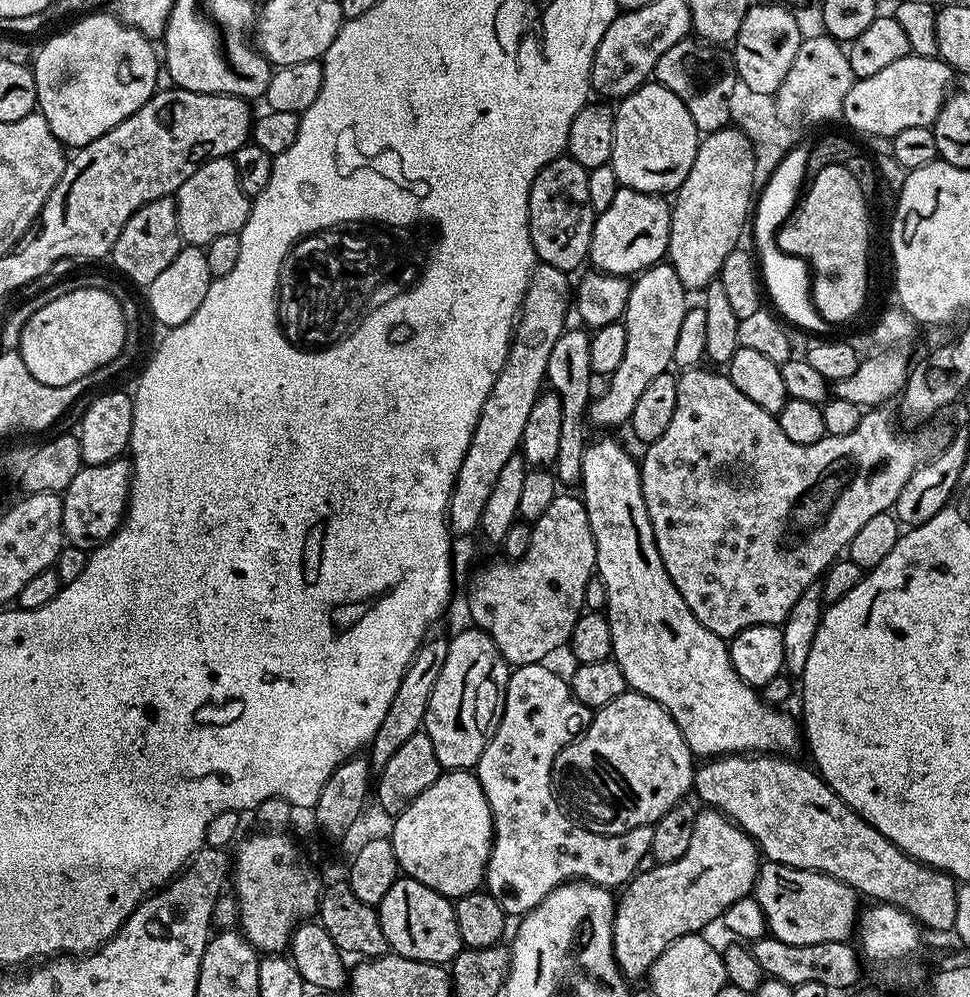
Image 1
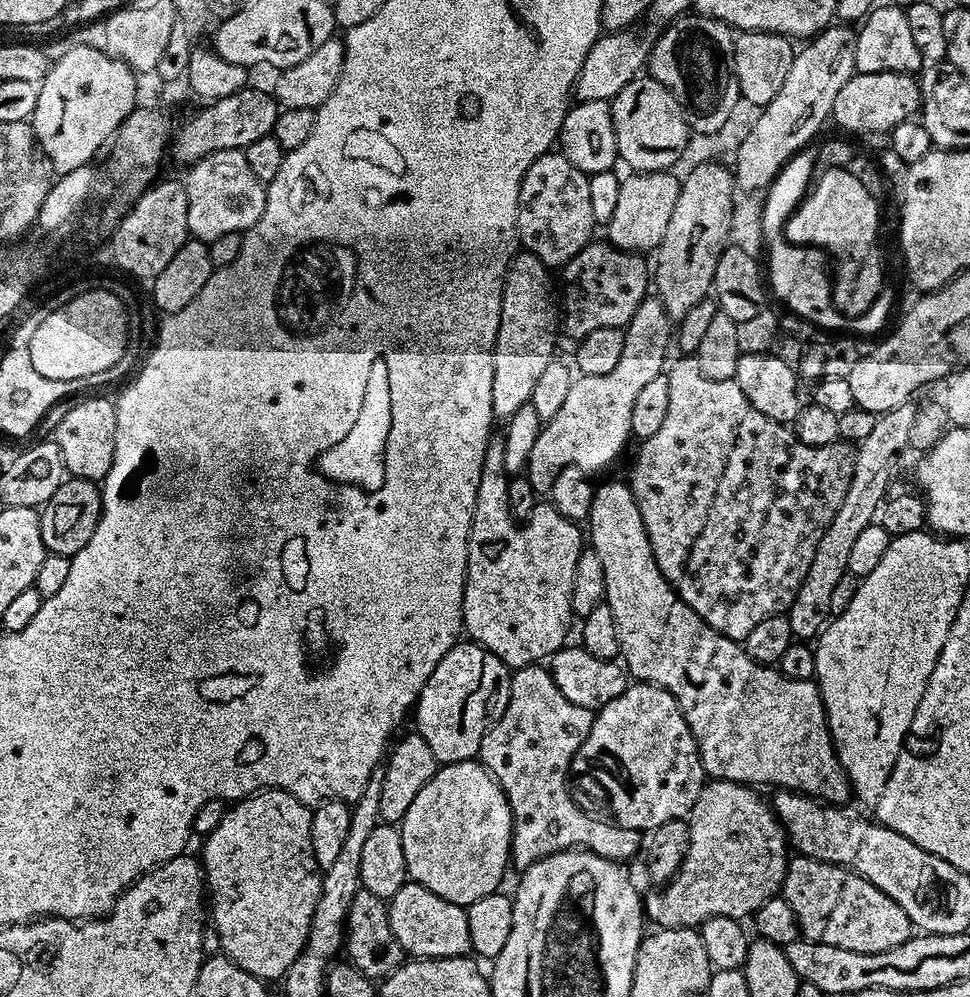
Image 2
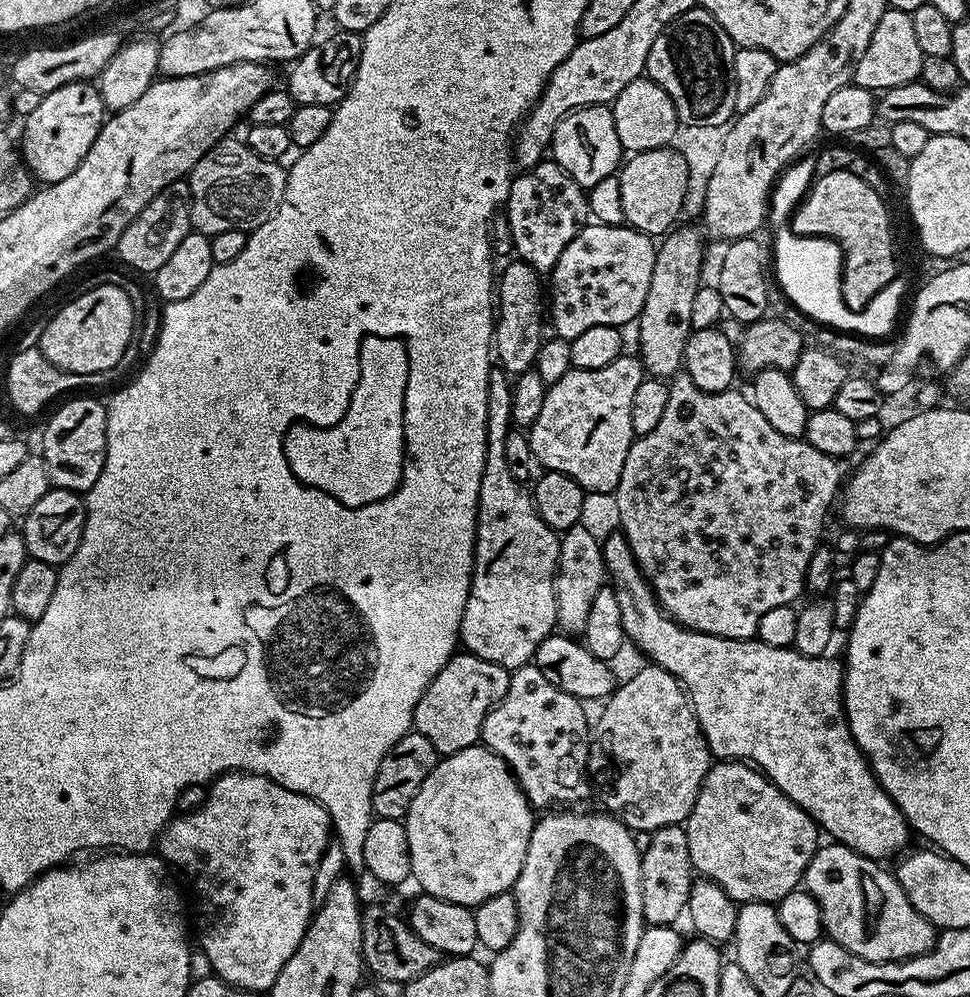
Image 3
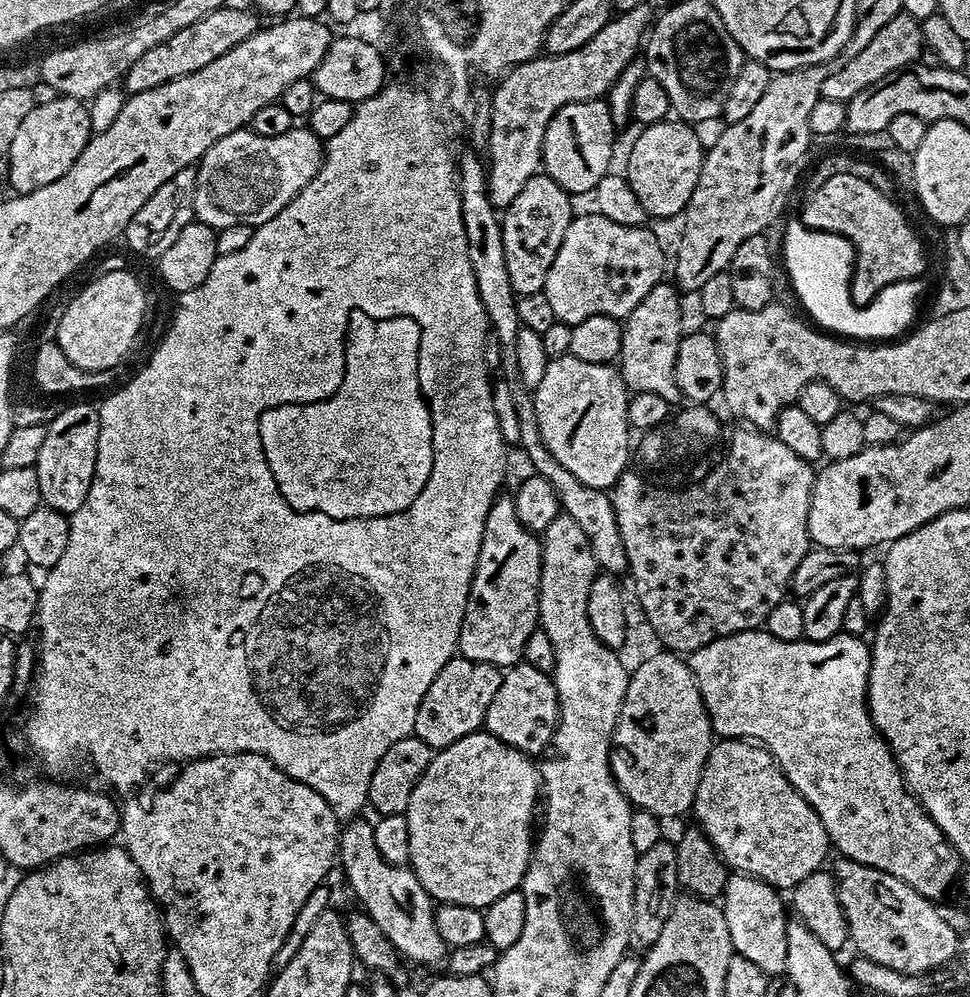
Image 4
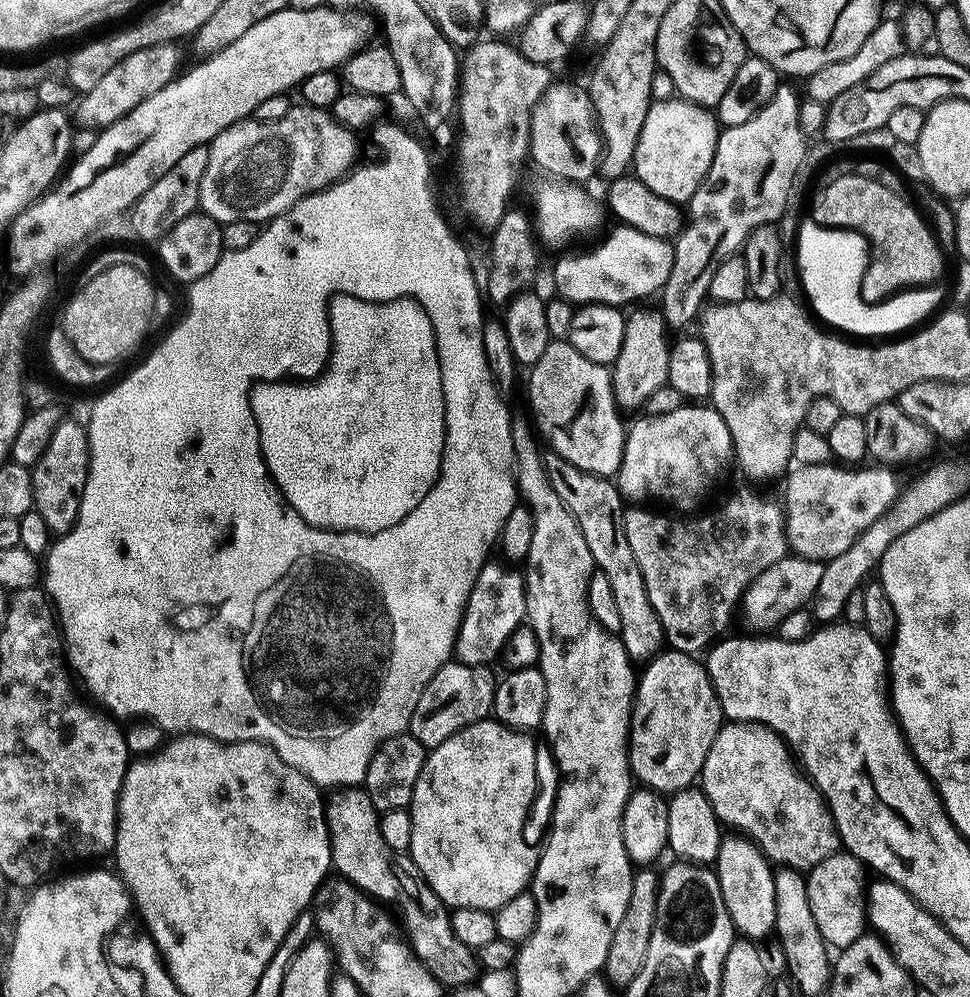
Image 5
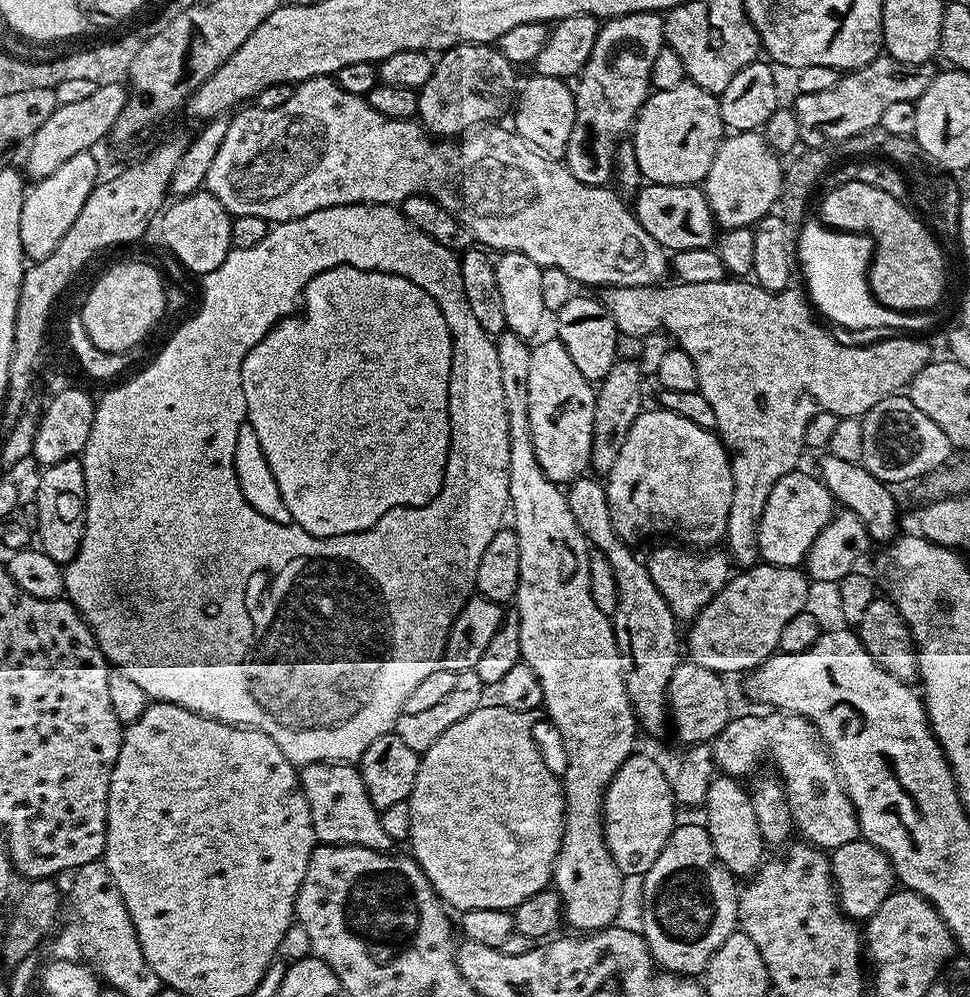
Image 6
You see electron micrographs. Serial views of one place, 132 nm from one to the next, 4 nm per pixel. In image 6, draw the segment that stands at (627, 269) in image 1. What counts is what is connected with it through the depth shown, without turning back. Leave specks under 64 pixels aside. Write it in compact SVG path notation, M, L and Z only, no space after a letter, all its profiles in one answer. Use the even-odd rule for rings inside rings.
M685 82L674 86L674 90L653 91L649 95L636 116L630 141L645 181L699 185L725 136L719 99L704 88Z

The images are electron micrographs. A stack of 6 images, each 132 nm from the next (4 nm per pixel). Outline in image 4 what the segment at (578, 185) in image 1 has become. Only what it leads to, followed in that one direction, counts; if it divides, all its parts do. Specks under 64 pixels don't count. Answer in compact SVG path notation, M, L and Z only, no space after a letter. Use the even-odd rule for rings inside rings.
M537 174L530 178L530 182L526 182L518 198L514 198L514 202L503 209L500 228L505 266L510 286L517 297L539 297L543 293L550 266L574 217L572 204L568 200L571 200L569 193L558 186L558 182L554 182L547 174Z

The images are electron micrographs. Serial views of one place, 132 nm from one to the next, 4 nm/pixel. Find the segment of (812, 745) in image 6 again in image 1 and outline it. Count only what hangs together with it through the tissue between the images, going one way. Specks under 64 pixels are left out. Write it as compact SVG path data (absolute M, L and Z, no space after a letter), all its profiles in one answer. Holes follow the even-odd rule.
M705 807L697 811L694 834L690 834L690 846L686 846L686 854L682 854L678 862L657 864L656 867L633 876L619 893L621 896L616 900L616 913L612 923L612 949L621 976L629 981L636 980L639 976L640 979L647 977L658 954L662 954L666 946L683 936L703 933L704 927L715 920L717 923L726 909L733 902L738 902L738 898L753 895L761 863L762 856L756 844L733 820L715 808Z

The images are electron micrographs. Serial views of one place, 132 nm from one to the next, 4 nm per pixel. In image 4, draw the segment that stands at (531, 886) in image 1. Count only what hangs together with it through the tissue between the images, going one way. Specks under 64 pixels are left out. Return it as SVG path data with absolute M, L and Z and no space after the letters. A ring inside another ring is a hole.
M526 662L513 664L500 679L498 694L486 710L483 727L491 736L497 736L511 748L525 754L537 754L553 743L556 725L560 718L560 699L556 693L555 679L541 668Z

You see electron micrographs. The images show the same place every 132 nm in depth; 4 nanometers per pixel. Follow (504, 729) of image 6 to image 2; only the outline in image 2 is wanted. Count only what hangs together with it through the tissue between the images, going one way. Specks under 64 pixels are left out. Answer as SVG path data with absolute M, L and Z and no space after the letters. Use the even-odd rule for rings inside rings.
M479 759L463 760L437 767L434 778L430 778L430 782L426 782L426 786L422 786L422 790L418 790L418 795L410 805L410 810L406 810L404 819L400 821L398 827L402 838L402 854L406 854L408 880L413 884L426 886L426 890L438 894L438 898L446 898L446 902L467 906L478 902L478 898L486 898L486 894L497 891L503 885L500 883L504 880L504 871L509 871L512 854L512 811L506 794L500 788L500 783L488 773L487 768L480 763Z

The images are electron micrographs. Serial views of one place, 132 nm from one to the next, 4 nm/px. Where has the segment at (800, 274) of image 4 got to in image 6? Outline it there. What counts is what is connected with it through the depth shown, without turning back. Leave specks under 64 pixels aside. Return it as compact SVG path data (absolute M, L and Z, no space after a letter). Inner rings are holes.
M807 221L801 228L797 237L797 259L800 268L804 270L804 276L808 284L808 296L813 307L832 322L850 330L876 330L878 328L900 328L904 332L910 330L926 330L936 324L935 315L929 317L892 316L892 313L884 312L884 309L876 308L872 300L868 300L868 292L864 292L864 260L868 259L868 242L866 240L852 240L847 232L830 229L819 221Z

